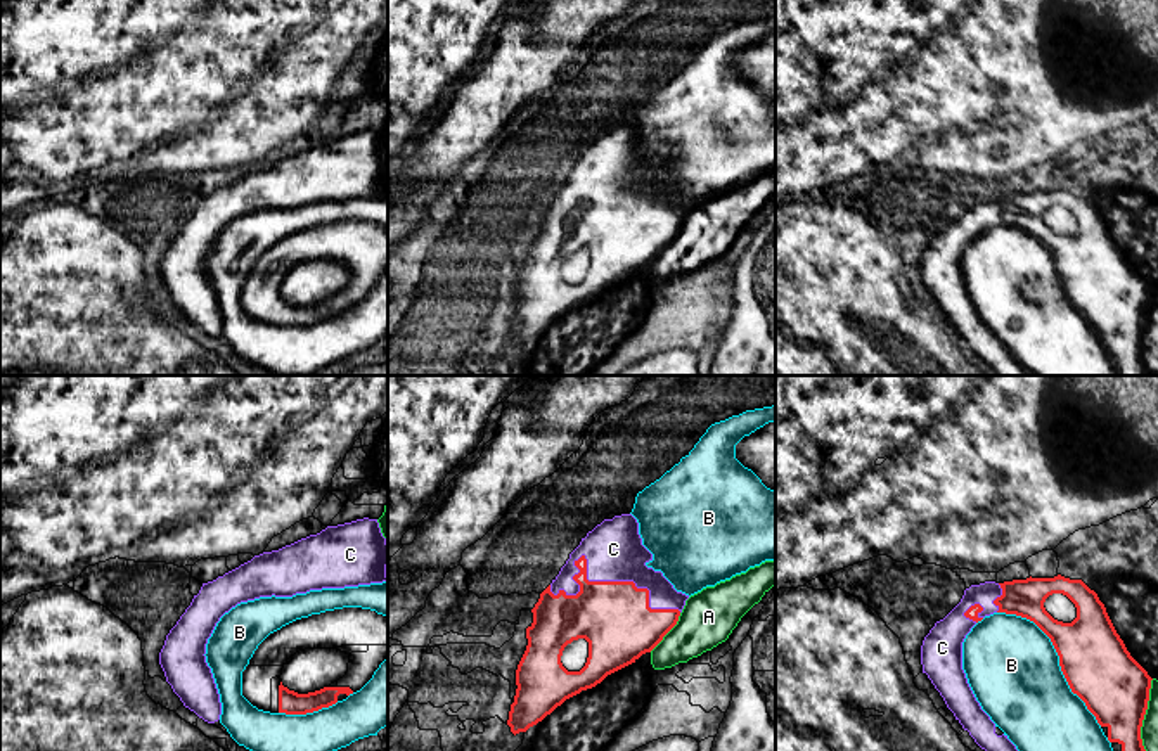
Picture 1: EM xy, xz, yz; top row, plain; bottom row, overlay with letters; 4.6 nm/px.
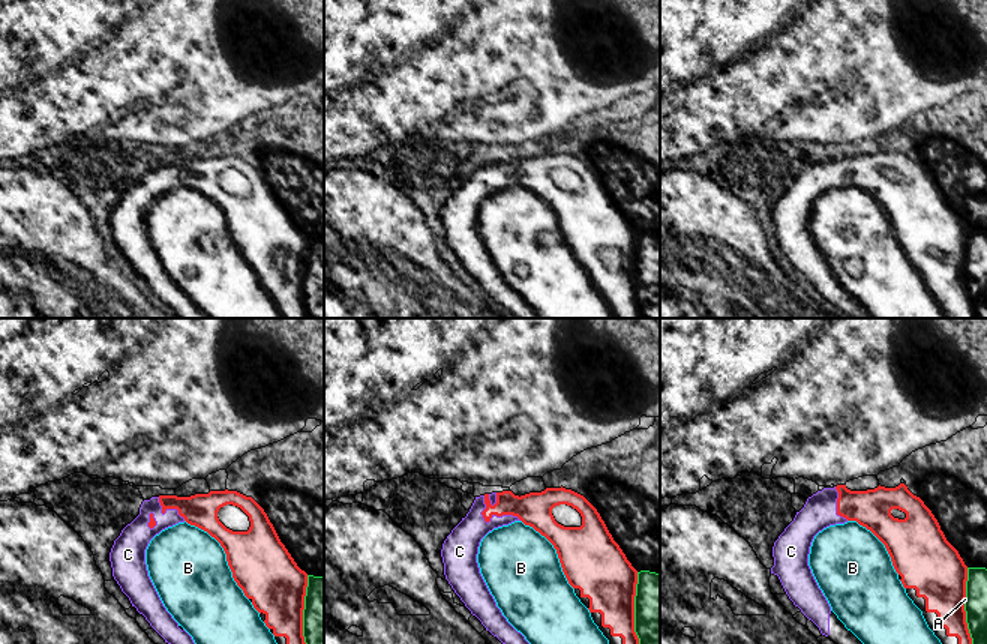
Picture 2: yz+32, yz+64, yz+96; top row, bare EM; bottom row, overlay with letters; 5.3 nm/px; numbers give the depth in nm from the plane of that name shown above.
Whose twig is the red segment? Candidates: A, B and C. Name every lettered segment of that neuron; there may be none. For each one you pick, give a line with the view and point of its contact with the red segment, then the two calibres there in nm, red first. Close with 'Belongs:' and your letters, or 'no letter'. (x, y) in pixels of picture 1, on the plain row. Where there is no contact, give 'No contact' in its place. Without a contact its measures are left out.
C: Touches red at xz (596, 194). Thickness 340 nm (red) against 280 nm
Belongs: C

